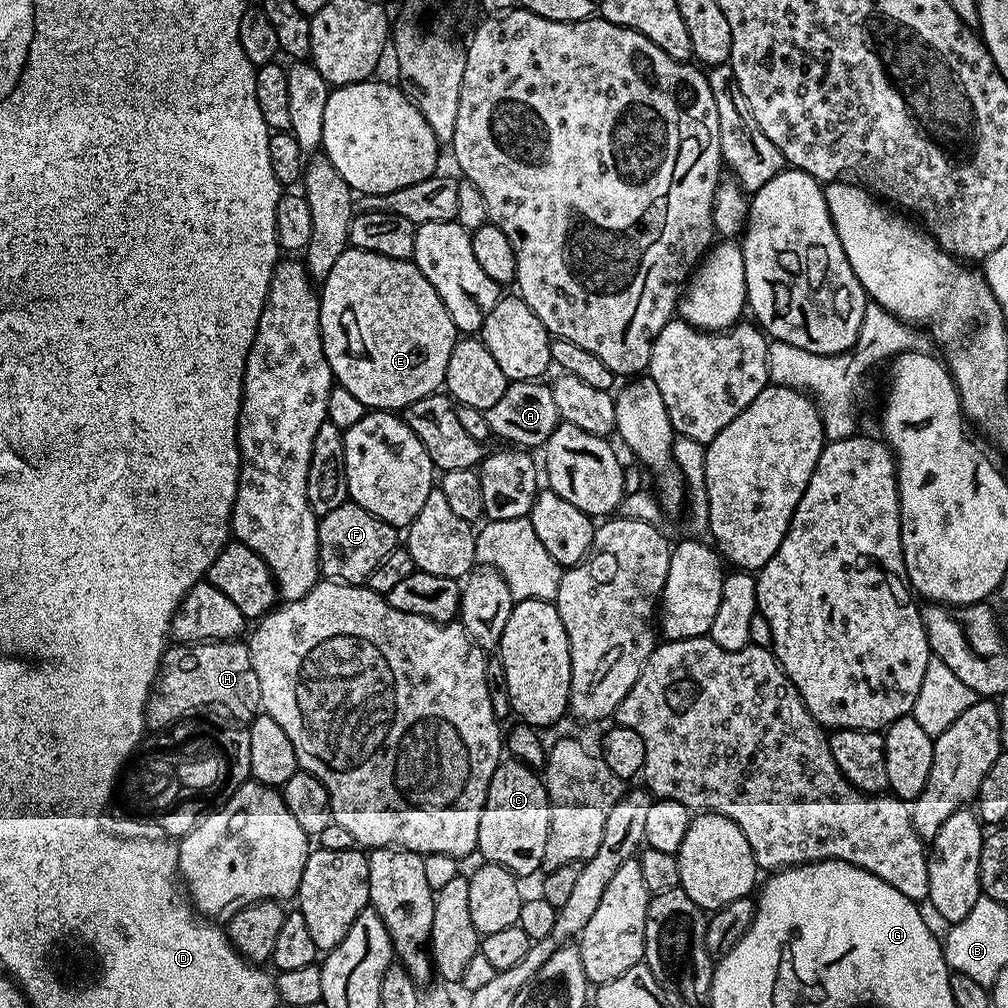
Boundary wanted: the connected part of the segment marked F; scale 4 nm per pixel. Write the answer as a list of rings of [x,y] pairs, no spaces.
[[[346,502],[338,510],[330,510],[318,520],[318,558],[320,574],[326,580],[338,580],[342,584],[363,585],[369,574],[398,546],[397,529],[382,522],[370,510]]]

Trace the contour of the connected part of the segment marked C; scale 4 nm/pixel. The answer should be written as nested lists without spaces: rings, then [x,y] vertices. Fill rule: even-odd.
[[[501,759],[500,765],[494,770],[494,778],[490,778],[490,786],[486,794],[486,802],[482,817],[478,824],[477,851],[487,863],[500,865],[518,878],[525,878],[534,872],[541,871],[541,862],[546,852],[546,839],[550,826],[550,810],[548,791],[544,788],[541,773],[535,768],[527,768],[520,760]]]

